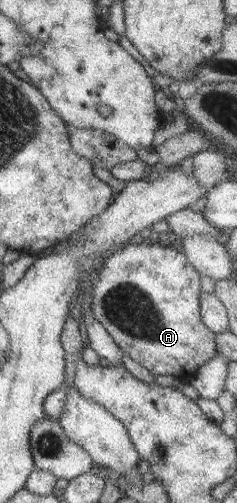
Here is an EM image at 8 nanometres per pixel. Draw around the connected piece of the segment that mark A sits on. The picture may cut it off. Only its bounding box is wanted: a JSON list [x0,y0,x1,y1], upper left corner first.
[91,240,216,380]

